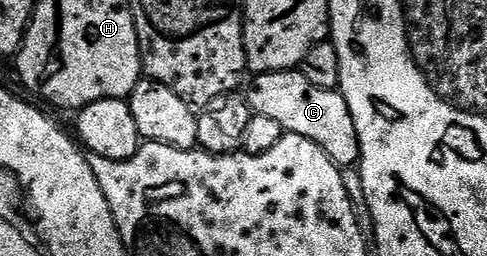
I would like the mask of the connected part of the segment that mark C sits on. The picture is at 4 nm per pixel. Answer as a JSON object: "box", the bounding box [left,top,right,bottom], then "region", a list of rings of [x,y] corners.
{"box":[244,69,362,167],"region":[[[298,69],[269,71],[254,75],[251,80],[250,88],[245,88],[244,94],[255,115],[273,117],[282,126],[283,132],[308,137],[308,141],[320,145],[320,149],[324,149],[324,153],[328,153],[330,160],[338,167],[352,167],[361,160],[362,150],[356,125],[341,90],[320,89],[309,83]]]}

